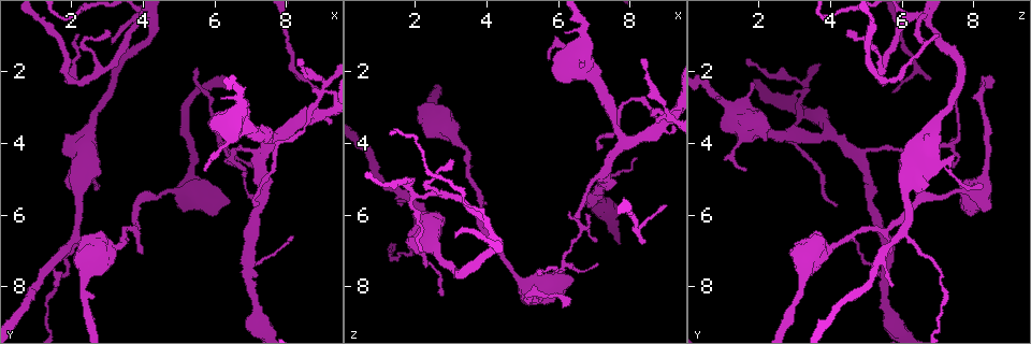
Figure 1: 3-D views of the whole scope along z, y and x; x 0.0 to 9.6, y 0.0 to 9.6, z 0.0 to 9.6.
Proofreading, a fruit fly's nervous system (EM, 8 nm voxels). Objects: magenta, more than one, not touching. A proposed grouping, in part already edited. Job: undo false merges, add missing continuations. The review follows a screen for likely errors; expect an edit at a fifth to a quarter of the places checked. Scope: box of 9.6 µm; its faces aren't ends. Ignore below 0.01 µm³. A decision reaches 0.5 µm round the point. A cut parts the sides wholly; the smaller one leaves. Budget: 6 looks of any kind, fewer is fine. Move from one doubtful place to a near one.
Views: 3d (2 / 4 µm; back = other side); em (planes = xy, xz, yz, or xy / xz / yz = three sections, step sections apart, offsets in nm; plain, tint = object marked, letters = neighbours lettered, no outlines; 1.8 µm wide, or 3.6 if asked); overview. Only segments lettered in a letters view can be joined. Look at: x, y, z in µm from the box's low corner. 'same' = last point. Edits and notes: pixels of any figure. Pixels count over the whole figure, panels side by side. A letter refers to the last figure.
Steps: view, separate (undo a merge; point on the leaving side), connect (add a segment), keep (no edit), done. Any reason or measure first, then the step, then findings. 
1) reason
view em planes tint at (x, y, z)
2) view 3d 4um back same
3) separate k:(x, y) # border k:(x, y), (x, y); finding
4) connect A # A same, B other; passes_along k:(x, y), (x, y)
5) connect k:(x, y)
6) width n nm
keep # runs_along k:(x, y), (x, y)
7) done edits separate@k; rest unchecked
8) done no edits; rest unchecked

tapers out
view em yz step 8 tint at (8.35, 1.70, 1.70)

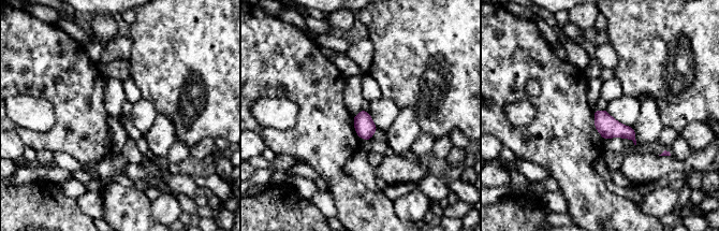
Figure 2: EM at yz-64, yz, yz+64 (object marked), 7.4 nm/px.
view em planes letters same

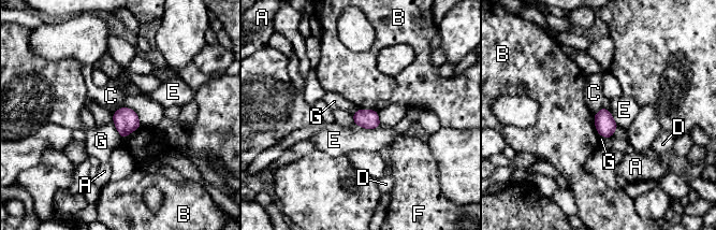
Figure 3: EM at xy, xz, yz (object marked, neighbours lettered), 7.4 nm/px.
width 140 nm
keep # A other, B other, C other, D other, E other, F other, G other; no lettered segment goes on from it

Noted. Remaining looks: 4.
an open end
view em xy step 4 letters at (8.45, 2.15, 6.75)

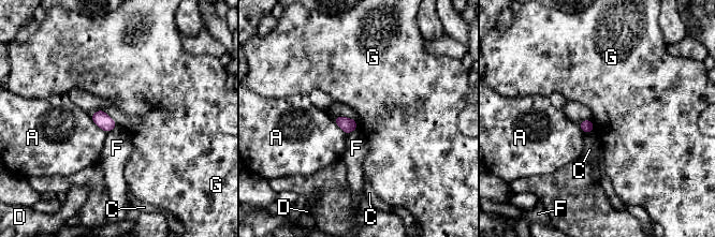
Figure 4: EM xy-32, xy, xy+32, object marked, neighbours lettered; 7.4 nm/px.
keep # A other, C other, D other, F other, G other; none of them fits

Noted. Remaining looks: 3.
a narrow waist
view em planes letters at (5.75, 2.50, 8.20)

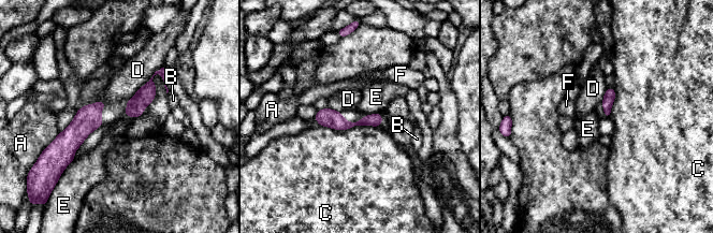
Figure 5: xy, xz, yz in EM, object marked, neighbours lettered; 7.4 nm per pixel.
keep # A other, B other, C other, D other, E other, F other; border 5:(379, 112), (366, 115); all the same neuron

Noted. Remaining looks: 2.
done no edits; rest unchecked

